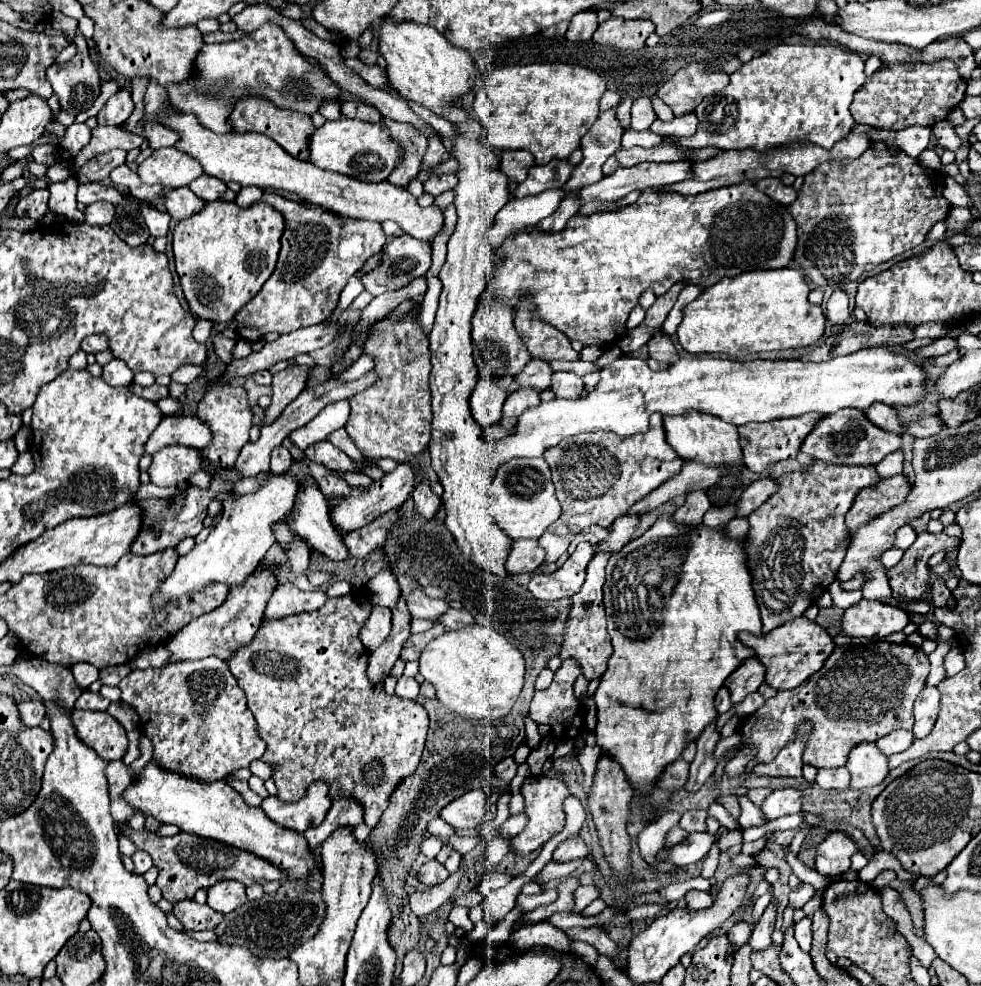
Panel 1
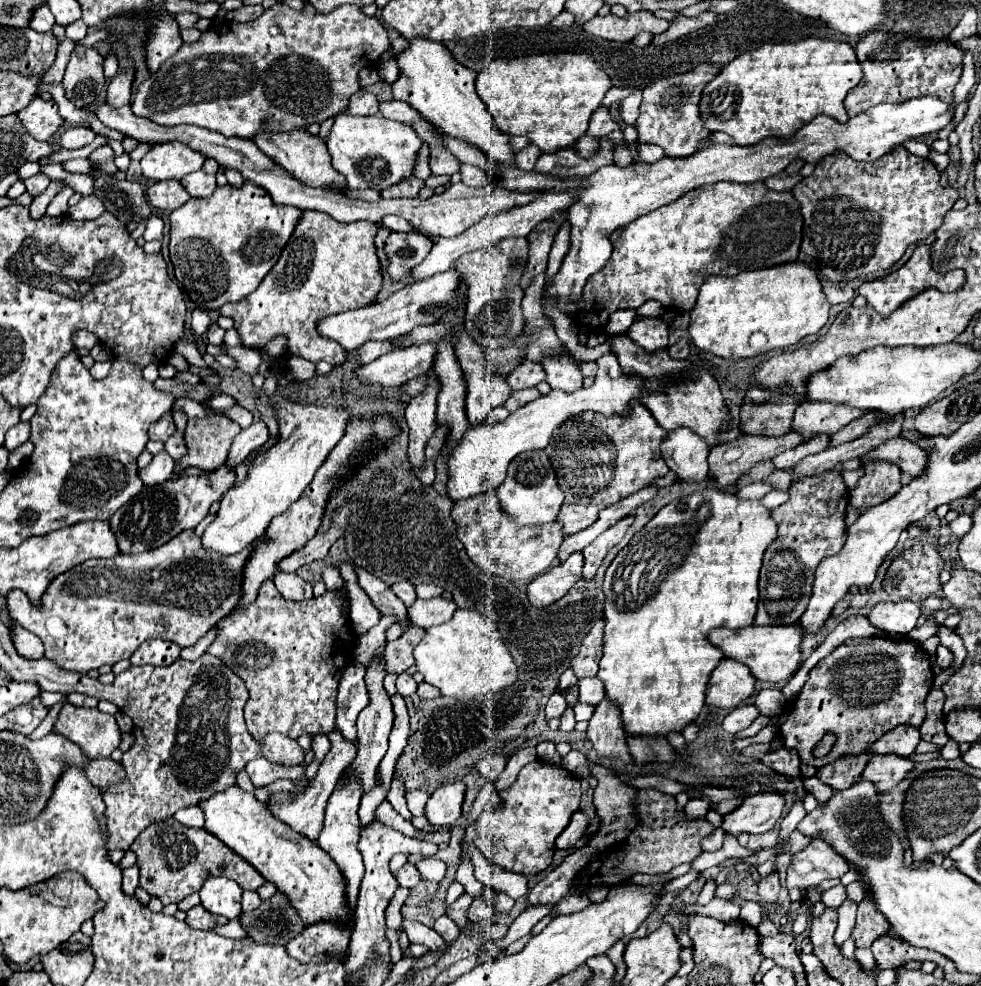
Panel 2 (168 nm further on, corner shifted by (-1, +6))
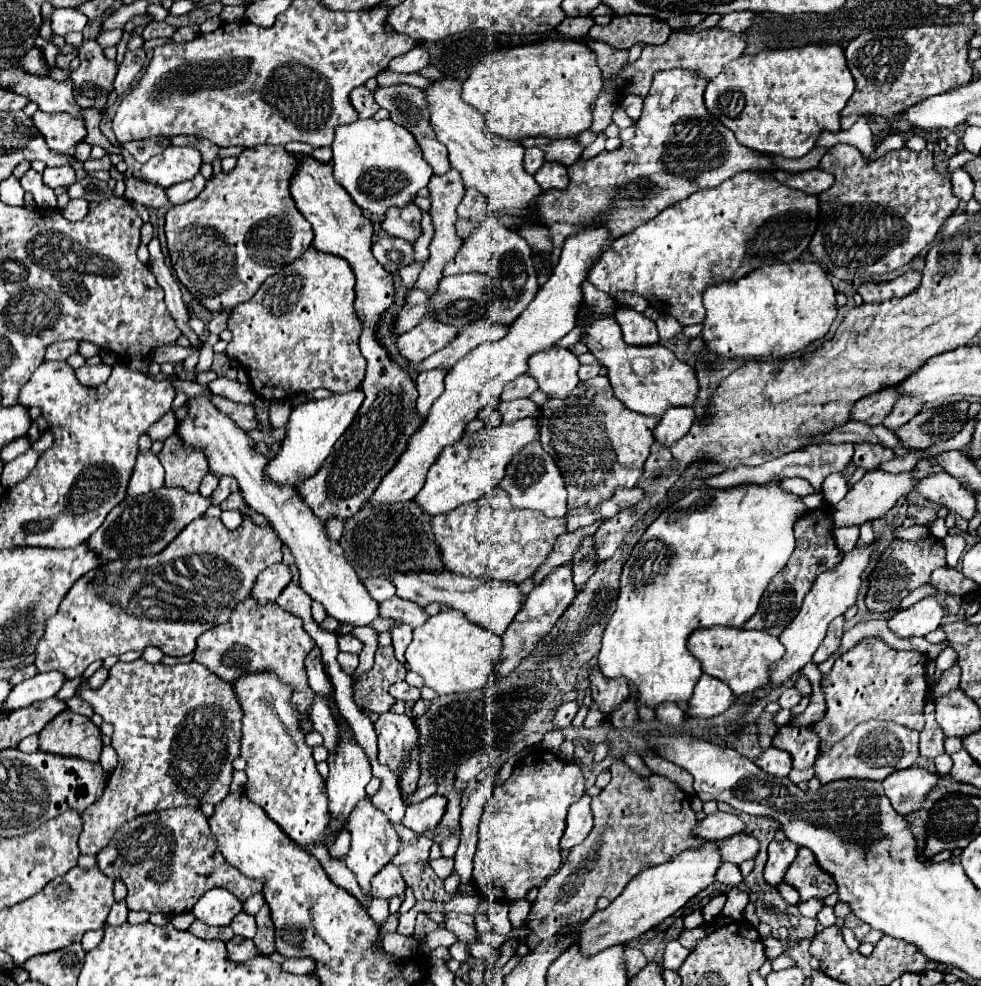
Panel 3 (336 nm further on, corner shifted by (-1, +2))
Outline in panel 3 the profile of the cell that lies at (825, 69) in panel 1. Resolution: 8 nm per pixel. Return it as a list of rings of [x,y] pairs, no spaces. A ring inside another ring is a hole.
[[[808,44],[808,46],[800,46],[800,48],[792,48],[792,50],[764,50],[758,54],[750,54],[750,56],[740,56],[736,60],[732,60],[716,78],[712,78],[706,86],[706,94],[704,94],[704,102],[708,112],[712,112],[712,116],[716,116],[716,120],[720,120],[726,128],[730,128],[736,136],[736,140],[740,144],[744,144],[746,148],[752,148],[756,152],[762,154],[780,154],[784,158],[802,158],[804,154],[808,154],[814,148],[816,136],[822,130],[830,130],[830,132],[838,132],[840,130],[840,112],[846,106],[848,98],[854,94],[854,78],[846,66],[846,58],[844,58],[844,50],[840,46],[834,44],[826,44],[826,46],[818,46],[818,44]]]

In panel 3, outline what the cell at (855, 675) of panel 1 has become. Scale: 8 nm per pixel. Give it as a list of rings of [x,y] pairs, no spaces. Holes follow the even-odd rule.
[[[880,638],[860,640],[844,652],[828,674],[822,674],[820,688],[826,698],[826,716],[816,722],[812,732],[820,736],[820,752],[844,740],[858,724],[868,720],[892,720],[900,726],[918,730],[924,728],[924,704],[928,702],[926,680],[928,656],[920,652],[898,652]],[[830,726],[834,732],[830,732]]]

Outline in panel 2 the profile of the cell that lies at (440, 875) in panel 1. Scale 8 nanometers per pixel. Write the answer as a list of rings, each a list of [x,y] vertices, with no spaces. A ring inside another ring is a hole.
[[[406,862],[398,872],[394,872],[394,878],[396,878],[398,886],[404,886],[404,888],[412,888],[420,882],[420,874],[418,874],[416,866],[410,862]]]

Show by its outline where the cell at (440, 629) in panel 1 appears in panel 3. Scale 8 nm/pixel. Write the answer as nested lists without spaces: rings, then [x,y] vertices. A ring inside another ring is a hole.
[[[392,646],[378,648],[374,668],[366,672],[354,686],[354,702],[362,712],[388,712],[394,702],[394,698],[388,694],[388,688],[390,684],[404,680],[406,672],[406,662],[396,660]]]

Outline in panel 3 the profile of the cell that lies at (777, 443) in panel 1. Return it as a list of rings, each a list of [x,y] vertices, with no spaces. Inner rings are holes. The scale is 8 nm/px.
[[[880,390],[874,394],[868,394],[864,398],[860,398],[850,412],[850,420],[860,420],[864,424],[882,424],[882,420],[886,418],[886,414],[892,410],[894,402],[896,402],[896,392],[894,390]]]

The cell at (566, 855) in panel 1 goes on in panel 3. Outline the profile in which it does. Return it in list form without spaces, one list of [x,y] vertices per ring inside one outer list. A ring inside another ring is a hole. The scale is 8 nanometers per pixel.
[[[584,794],[576,804],[570,806],[566,818],[566,830],[560,840],[562,850],[570,850],[584,842],[584,838],[592,830],[592,812],[590,812],[590,796]]]

